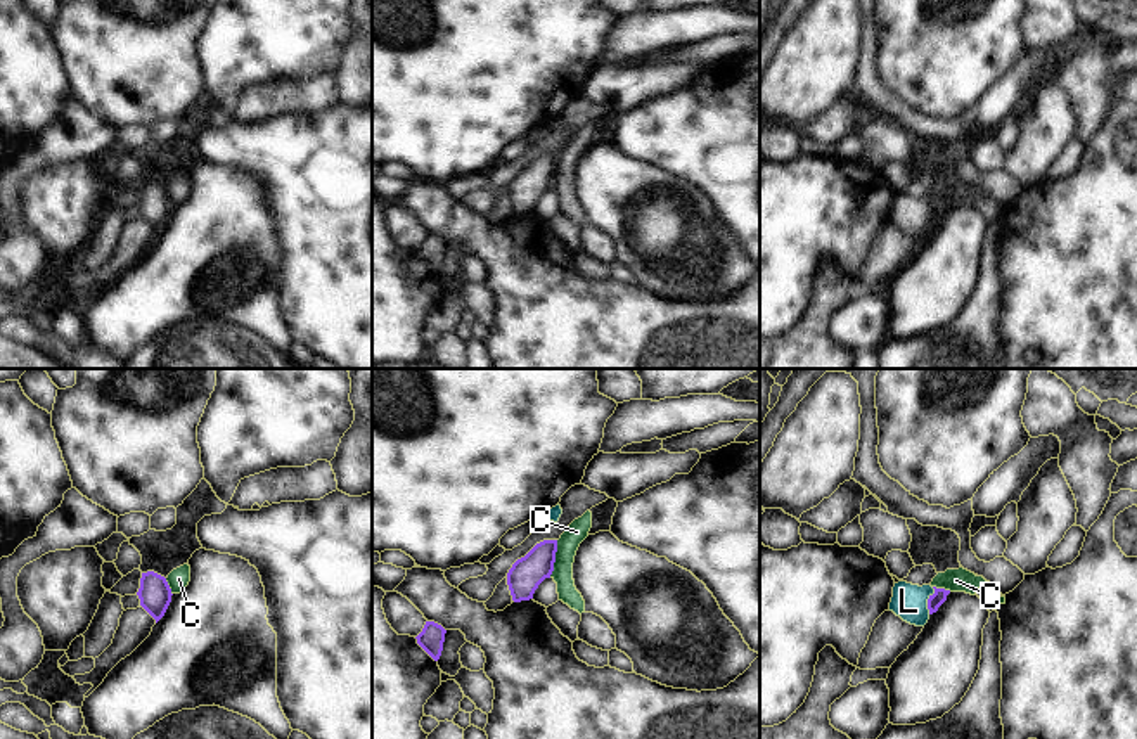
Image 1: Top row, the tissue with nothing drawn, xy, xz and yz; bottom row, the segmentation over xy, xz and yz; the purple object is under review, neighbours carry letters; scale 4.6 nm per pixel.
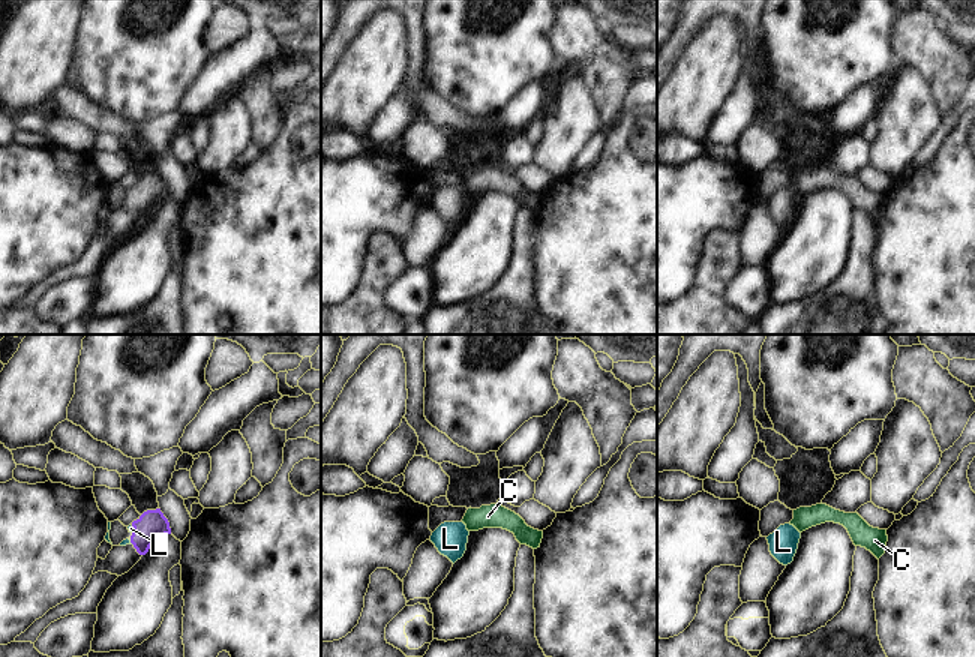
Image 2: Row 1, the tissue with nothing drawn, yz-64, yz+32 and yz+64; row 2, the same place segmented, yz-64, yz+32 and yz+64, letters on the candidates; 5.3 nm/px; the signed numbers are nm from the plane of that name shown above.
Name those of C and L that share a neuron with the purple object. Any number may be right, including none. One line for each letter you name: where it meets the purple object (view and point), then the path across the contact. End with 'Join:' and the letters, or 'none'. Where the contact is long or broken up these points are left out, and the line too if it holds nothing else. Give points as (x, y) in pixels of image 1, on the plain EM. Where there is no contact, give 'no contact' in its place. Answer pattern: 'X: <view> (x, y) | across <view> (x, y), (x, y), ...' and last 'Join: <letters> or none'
L: yz (928, 213) | across yz (938, 210), (928, 213), (909, 213)
Join: L

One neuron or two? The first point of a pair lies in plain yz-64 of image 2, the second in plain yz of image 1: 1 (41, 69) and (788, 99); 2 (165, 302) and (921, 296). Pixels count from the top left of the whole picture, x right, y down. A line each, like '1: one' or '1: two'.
1: one
2: two

